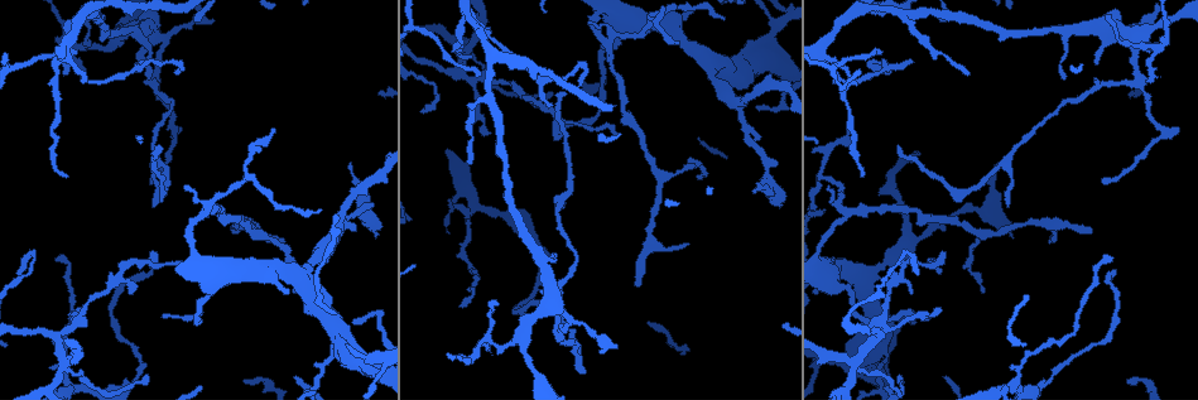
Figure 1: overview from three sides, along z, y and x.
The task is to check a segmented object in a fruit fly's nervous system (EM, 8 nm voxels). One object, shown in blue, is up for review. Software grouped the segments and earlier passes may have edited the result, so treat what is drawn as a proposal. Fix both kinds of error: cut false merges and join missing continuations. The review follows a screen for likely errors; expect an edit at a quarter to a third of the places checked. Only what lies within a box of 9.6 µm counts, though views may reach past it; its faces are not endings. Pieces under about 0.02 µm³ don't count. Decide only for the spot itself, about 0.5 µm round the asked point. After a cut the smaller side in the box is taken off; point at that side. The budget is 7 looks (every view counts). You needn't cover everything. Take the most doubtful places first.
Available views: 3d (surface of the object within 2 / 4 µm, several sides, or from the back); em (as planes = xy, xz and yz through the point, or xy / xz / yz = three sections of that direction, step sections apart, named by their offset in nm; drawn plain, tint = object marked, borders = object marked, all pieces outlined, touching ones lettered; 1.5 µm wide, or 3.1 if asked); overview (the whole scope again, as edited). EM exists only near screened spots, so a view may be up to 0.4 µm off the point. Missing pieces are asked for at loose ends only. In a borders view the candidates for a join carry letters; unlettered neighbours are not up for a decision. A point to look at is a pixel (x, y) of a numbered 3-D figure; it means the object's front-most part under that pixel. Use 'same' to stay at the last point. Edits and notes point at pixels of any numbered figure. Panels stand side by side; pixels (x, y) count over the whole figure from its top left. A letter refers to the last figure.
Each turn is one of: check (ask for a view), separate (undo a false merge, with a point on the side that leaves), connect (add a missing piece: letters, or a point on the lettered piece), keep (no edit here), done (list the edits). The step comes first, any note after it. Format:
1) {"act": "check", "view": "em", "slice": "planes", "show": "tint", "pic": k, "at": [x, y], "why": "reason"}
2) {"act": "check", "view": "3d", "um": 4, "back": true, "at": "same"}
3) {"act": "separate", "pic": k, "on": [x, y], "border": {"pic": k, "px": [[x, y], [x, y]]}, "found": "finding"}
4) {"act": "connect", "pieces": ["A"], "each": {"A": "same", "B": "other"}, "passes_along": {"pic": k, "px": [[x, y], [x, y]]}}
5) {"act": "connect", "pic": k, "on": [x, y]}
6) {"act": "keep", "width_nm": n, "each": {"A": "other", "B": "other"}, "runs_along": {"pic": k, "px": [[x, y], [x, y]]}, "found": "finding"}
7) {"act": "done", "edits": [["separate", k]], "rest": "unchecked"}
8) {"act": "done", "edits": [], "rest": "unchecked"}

{"act": "check", "view": "em", "slice": "xz", "step": 8, "show": "borders", "pic": 1, "at": [351, 162]}

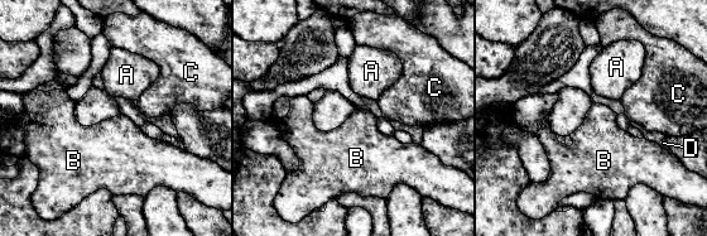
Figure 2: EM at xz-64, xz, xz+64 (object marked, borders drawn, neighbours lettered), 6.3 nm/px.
{"act": "check", "view": "em", "slice": "planes", "show": "borders", "at": "same", "why": "another direction"}

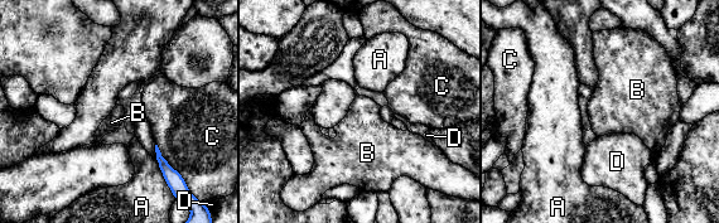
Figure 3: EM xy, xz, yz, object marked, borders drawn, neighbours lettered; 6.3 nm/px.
{"act": "keep", "longest_contact_nm": ["C", 380], "each": {"A": "other", "B": "other", "C": "other", "D": "other"}, "border": {"pic": 3, "px": [[157, 144], [191, 192]]}, "found": "none of them fits"}

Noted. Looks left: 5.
{"act": "check", "view": "3d", "um": 2, "pic": 1, "at": [701, 177], "why": "branch stops here"}

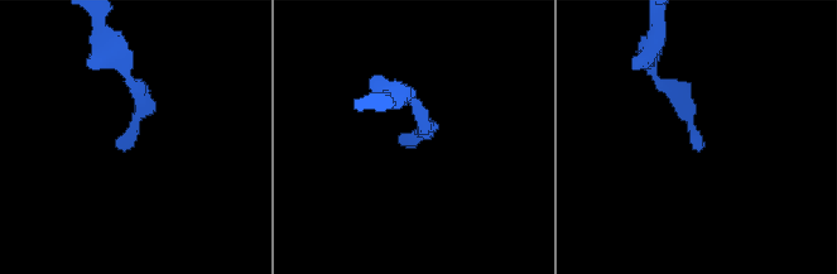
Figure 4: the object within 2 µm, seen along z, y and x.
{"act": "check", "view": "em", "slice": "planes", "show": "borders", "pic": 4, "at": [407, 142], "why": "shape alone is not enough"}

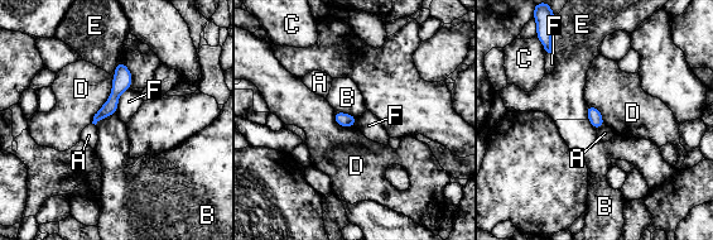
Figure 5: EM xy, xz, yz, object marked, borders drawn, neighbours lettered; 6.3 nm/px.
{"act": "keep", "width_nm": 90, "each": {"A": "other", "B": "other", "C": "other", "D": "other", "E": "other", "F": "other"}, "border": {"pic": 5, "px": [[115, 70], [111, 92], [91, 123]]}, "found": "no lettered piece goes on from it"}

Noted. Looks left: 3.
{"act": "check", "view": "3d", "um": 2, "pic": 1, "at": [67, 360], "why": "four or more arms meet"}

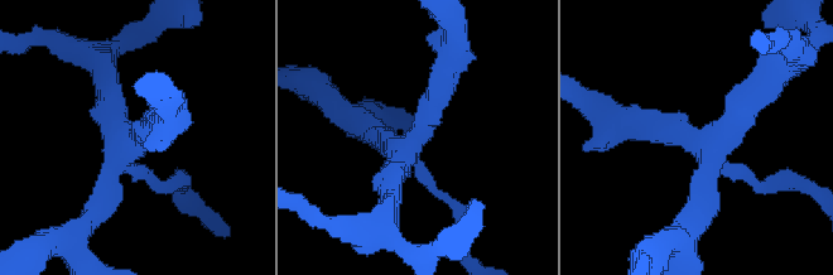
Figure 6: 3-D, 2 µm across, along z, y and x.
{"act": "check", "view": "em", "slice": "yz", "step": 8, "show": "borders", "pic": 6, "at": [712, 141], "why": "need the tissue"}

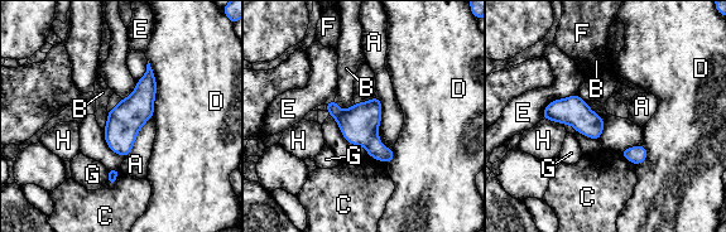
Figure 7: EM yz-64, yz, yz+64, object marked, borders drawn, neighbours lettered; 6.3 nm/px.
{"act": "keep", "each": {"A": "other", "B": "other", "C": "other", "D": "other", "E": "other", "F": "other", "G": "other", "H": "other"}, "border": {"pic": 7, "px": [[543, 119], [563, 125]]}, "found": "continuous, no second cell"}

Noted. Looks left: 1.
{"act": "done", "edits": [], "rest": "unchecked"}

